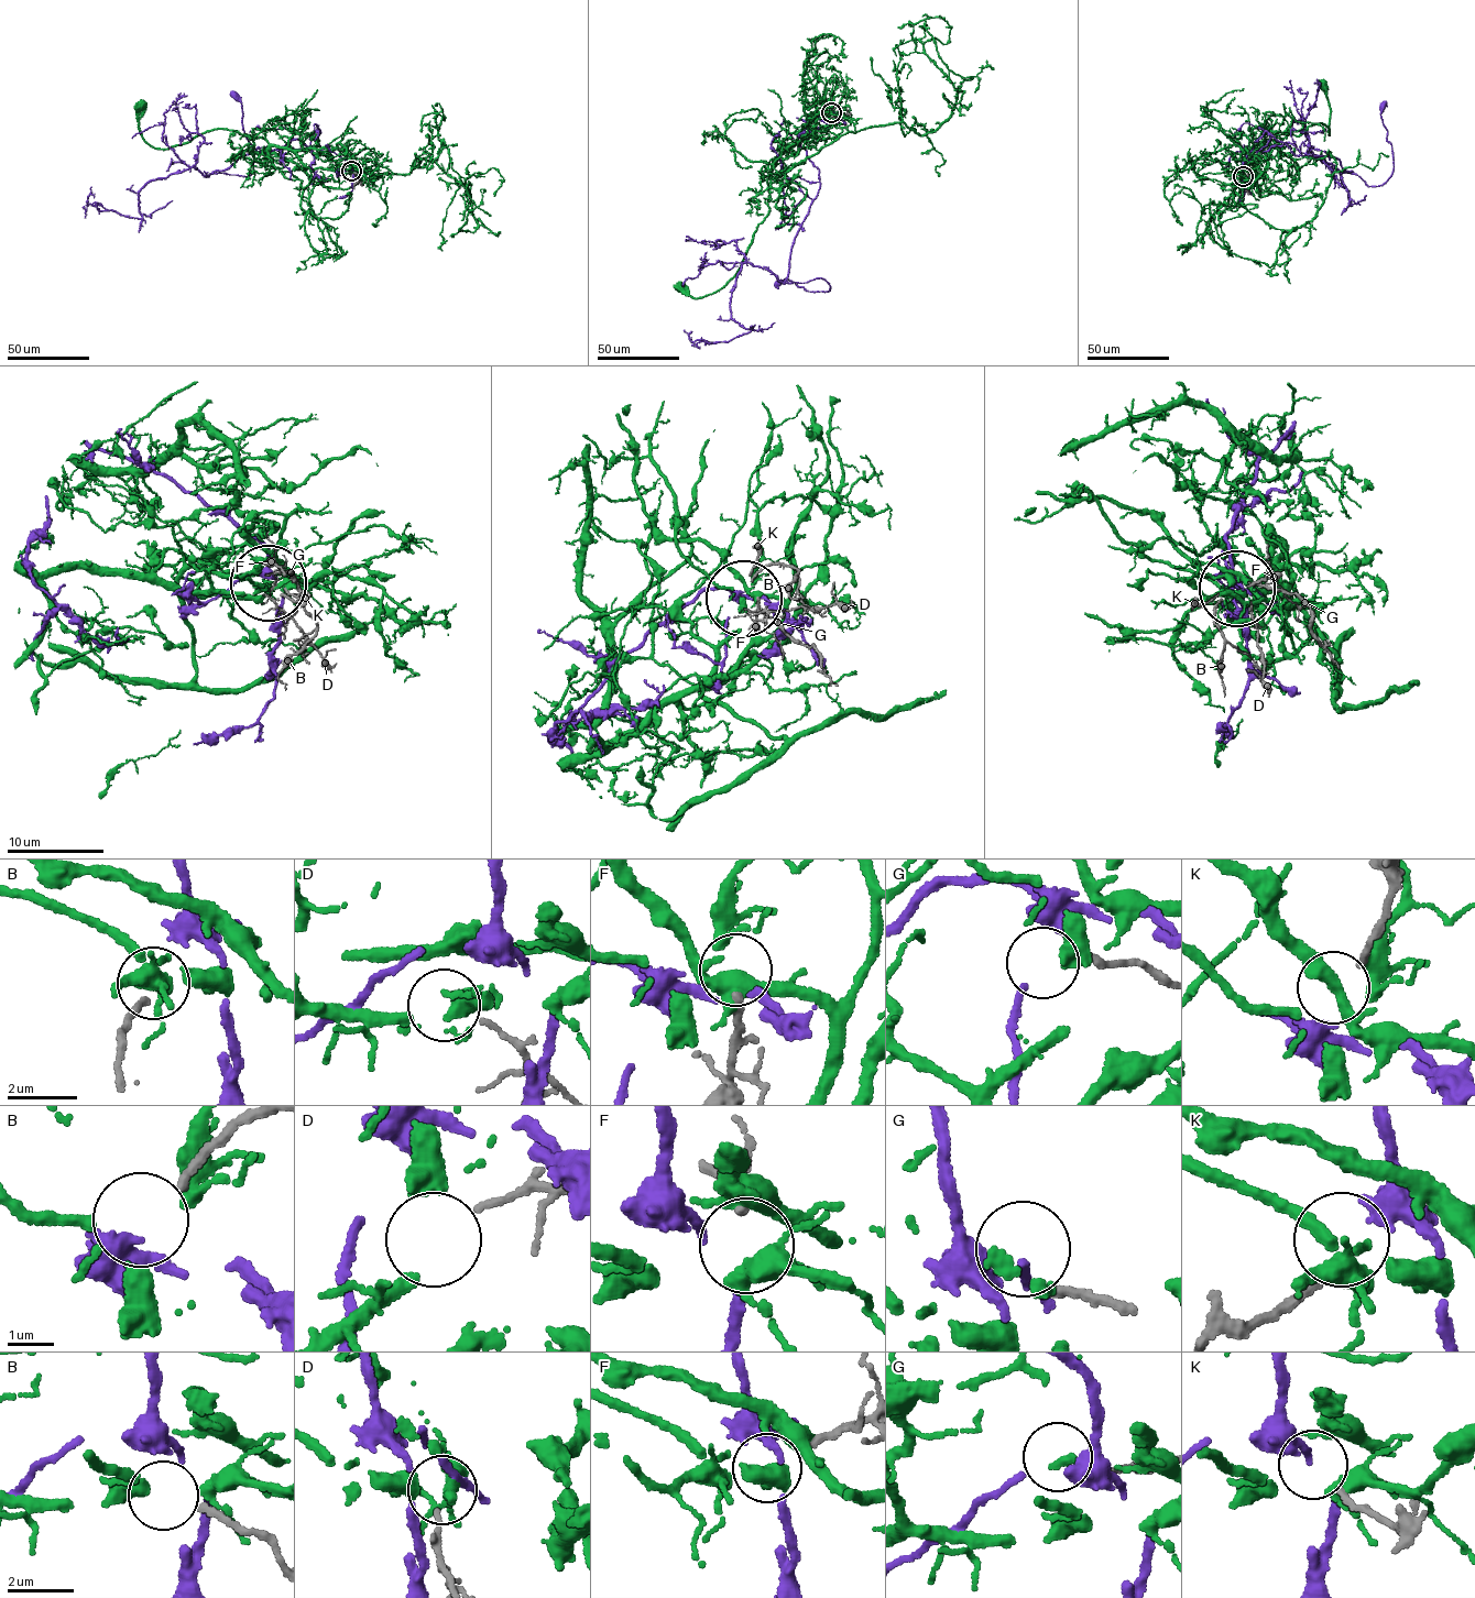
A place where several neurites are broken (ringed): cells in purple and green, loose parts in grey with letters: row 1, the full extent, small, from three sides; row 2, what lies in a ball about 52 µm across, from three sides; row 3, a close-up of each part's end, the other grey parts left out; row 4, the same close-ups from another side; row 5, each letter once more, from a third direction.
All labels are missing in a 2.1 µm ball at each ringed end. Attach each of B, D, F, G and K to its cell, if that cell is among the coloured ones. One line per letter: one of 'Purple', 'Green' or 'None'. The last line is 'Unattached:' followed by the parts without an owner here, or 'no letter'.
B: None
D: Green
F: None
G: None
K: Purple
Unattached: B, F, G

